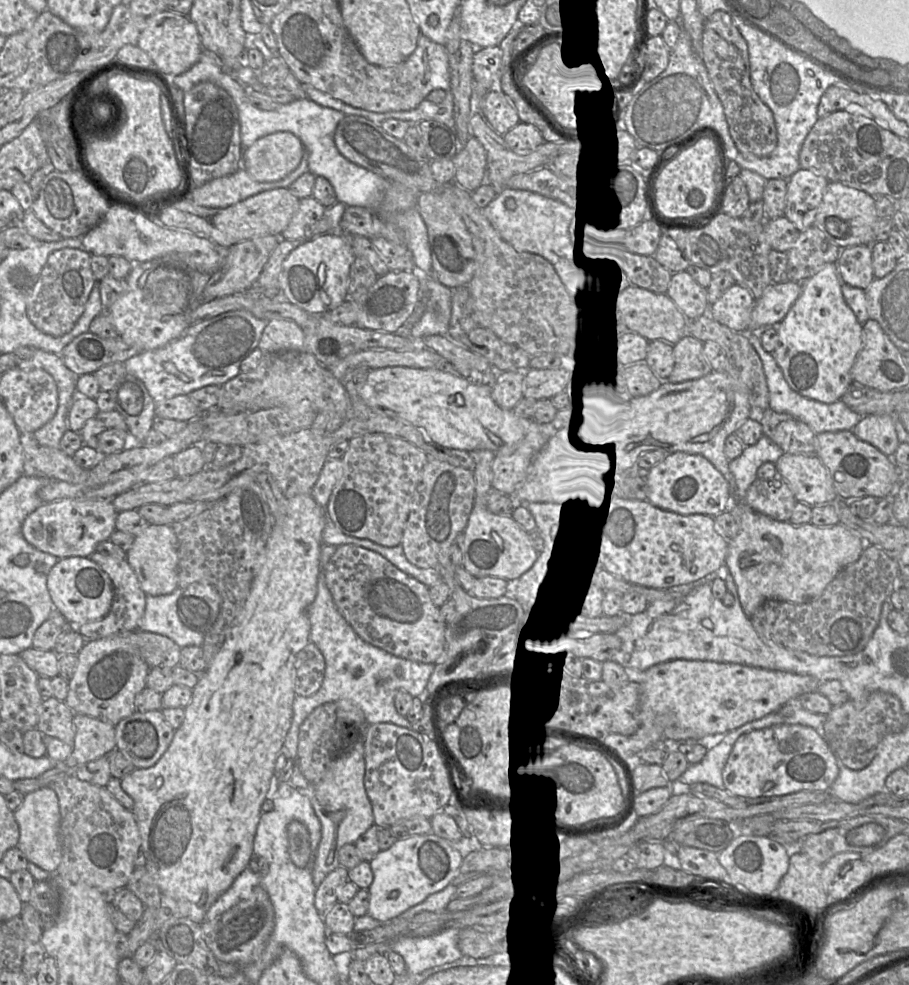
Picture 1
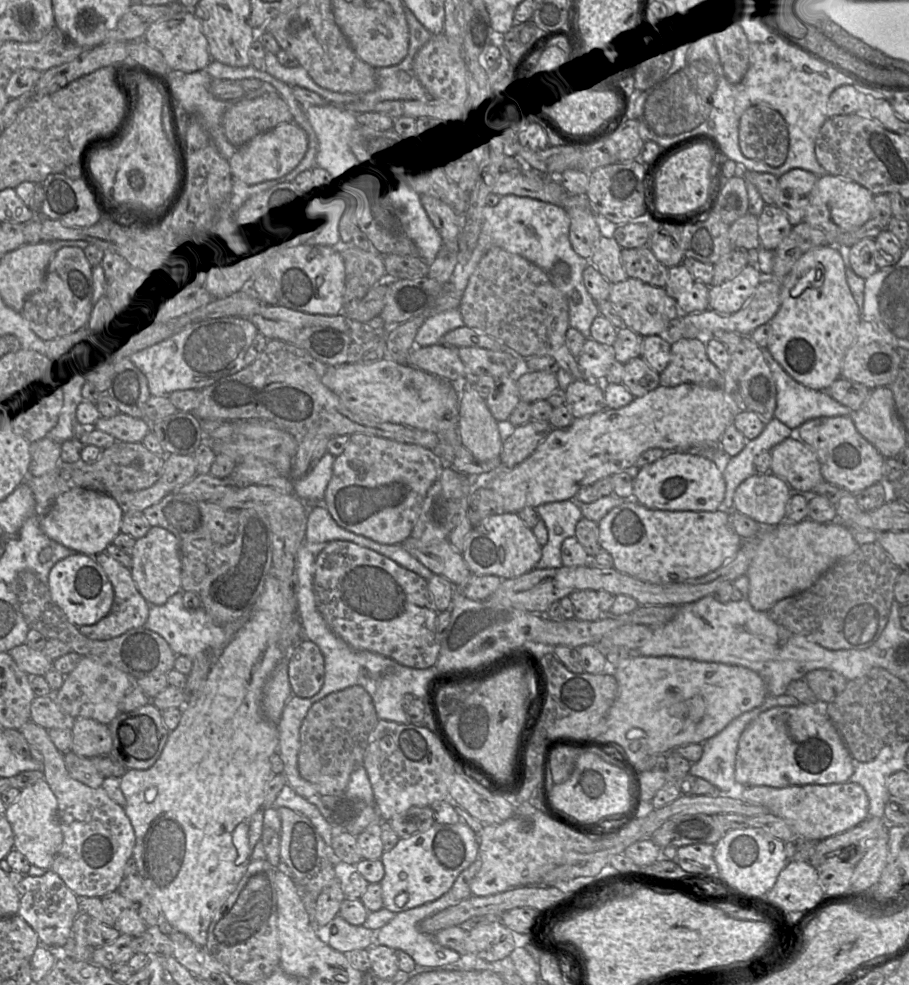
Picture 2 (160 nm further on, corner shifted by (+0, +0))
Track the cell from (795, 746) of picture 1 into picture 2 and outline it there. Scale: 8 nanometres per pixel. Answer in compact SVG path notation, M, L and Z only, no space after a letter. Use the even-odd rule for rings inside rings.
M817 702L813 705L800 704L796 707L776 706L765 712L762 712L758 717L750 722L750 724L741 734L735 759L735 780L737 784L743 787L769 786L773 788L785 788L789 786L837 784L847 782L852 776L853 772L854 759L852 758L838 731L831 723L829 718L826 716L826 714L824 714L824 712L818 711Z

